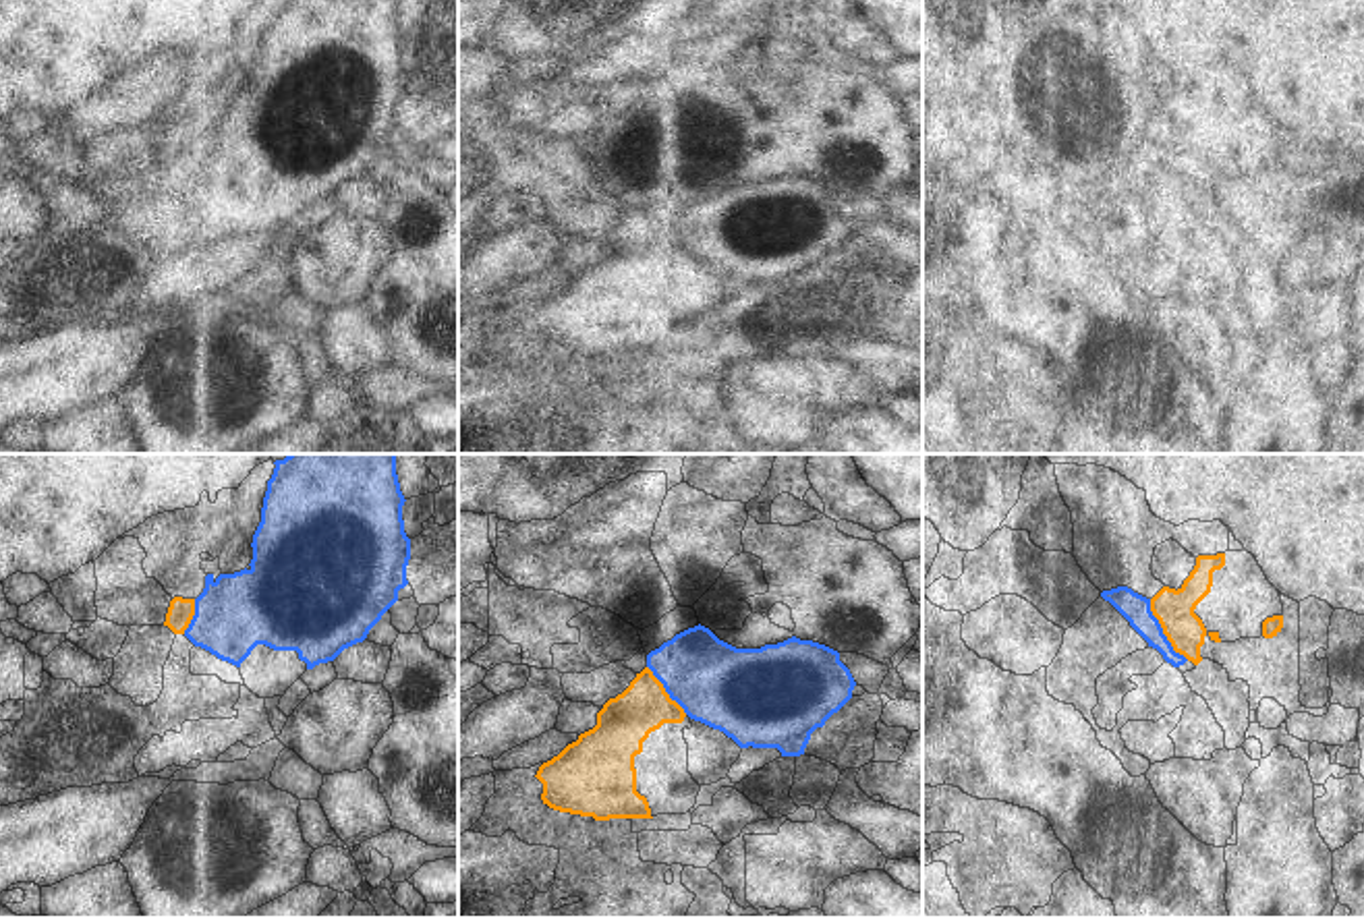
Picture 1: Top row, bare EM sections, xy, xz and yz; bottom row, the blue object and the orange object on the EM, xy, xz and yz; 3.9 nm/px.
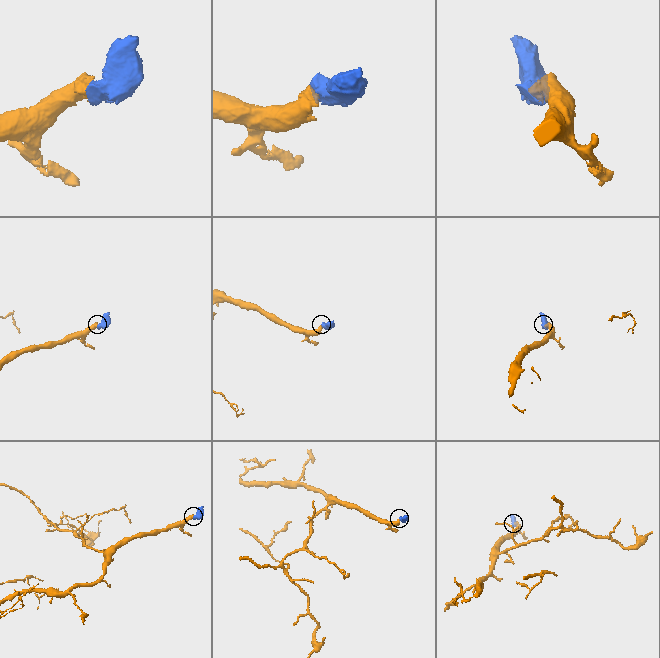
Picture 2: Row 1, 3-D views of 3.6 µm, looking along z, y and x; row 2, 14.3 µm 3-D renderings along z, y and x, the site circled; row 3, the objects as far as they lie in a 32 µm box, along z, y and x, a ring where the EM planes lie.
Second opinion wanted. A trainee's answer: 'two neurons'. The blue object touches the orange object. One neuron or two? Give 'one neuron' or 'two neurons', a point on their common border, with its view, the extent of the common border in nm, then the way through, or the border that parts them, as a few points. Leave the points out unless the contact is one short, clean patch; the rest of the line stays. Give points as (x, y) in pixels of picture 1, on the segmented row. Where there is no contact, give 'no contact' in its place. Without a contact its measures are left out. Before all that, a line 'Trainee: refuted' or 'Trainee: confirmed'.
Trainee: confirmed
two neurons; contact yz (1161, 633); length 280 nm; border yz (1149, 599), (1149, 610), (1161, 633), (1188, 660)

